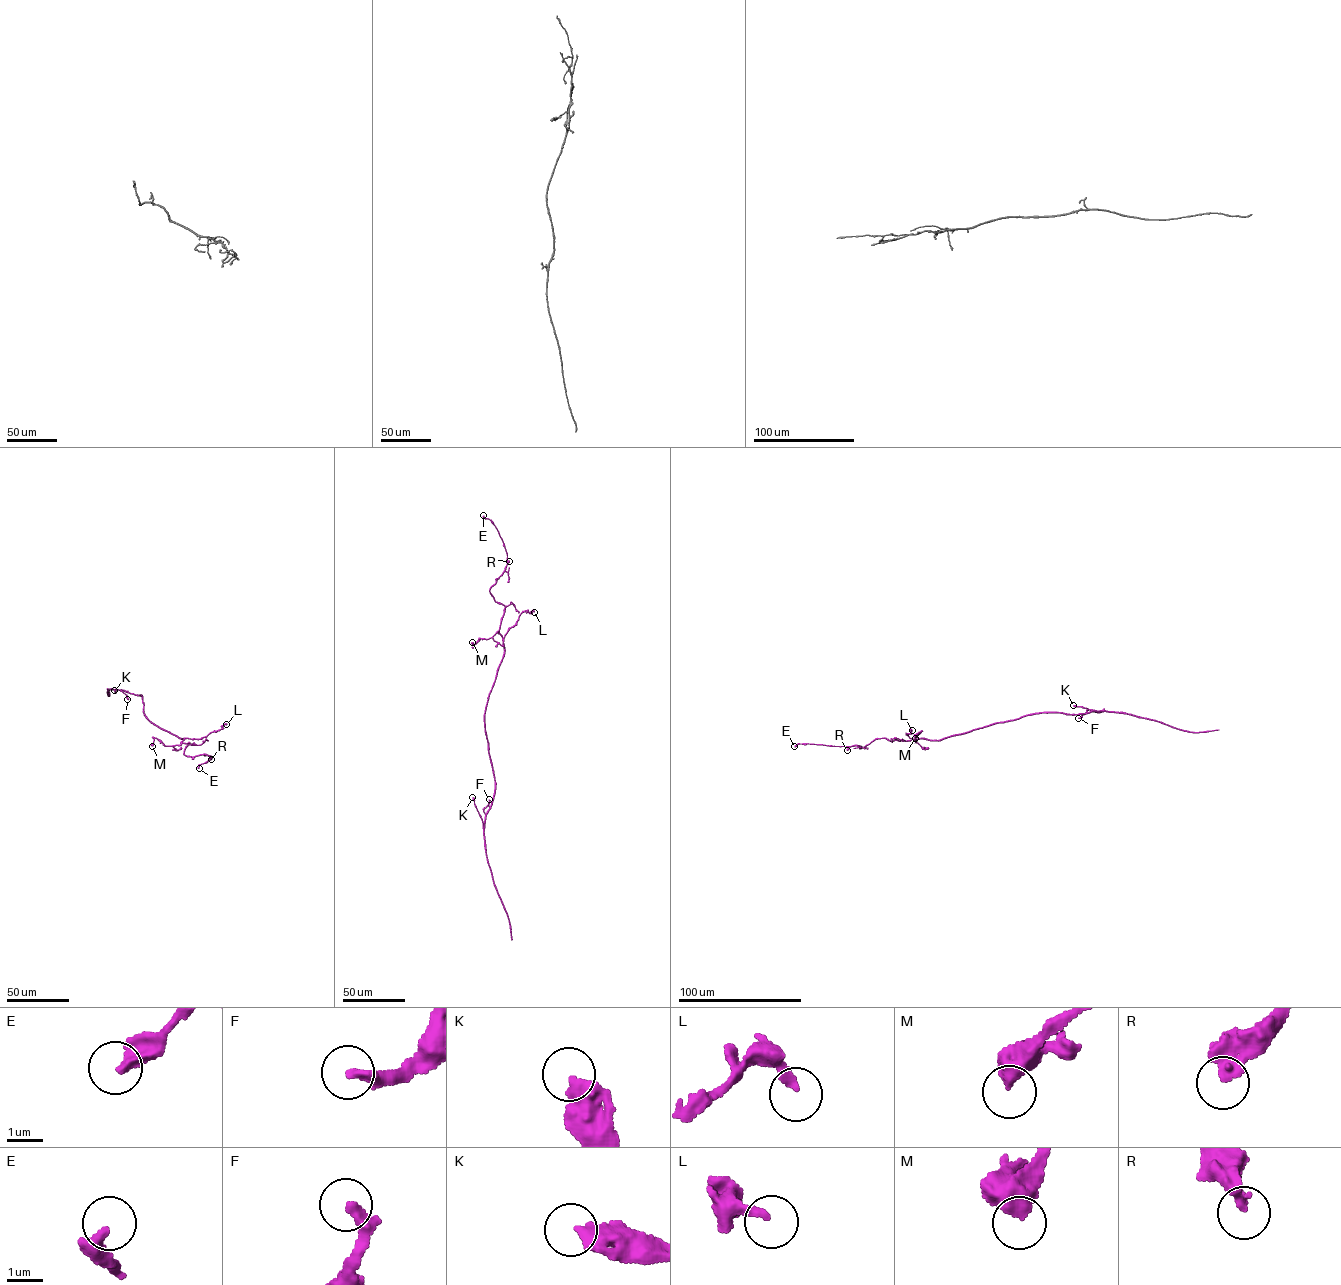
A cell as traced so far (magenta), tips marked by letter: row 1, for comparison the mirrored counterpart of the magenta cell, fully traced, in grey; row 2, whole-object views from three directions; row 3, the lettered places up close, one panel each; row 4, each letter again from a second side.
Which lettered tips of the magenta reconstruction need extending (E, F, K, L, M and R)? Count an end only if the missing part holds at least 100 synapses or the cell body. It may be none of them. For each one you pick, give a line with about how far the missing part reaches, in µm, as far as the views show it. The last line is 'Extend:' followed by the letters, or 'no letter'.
Extend: no letter

